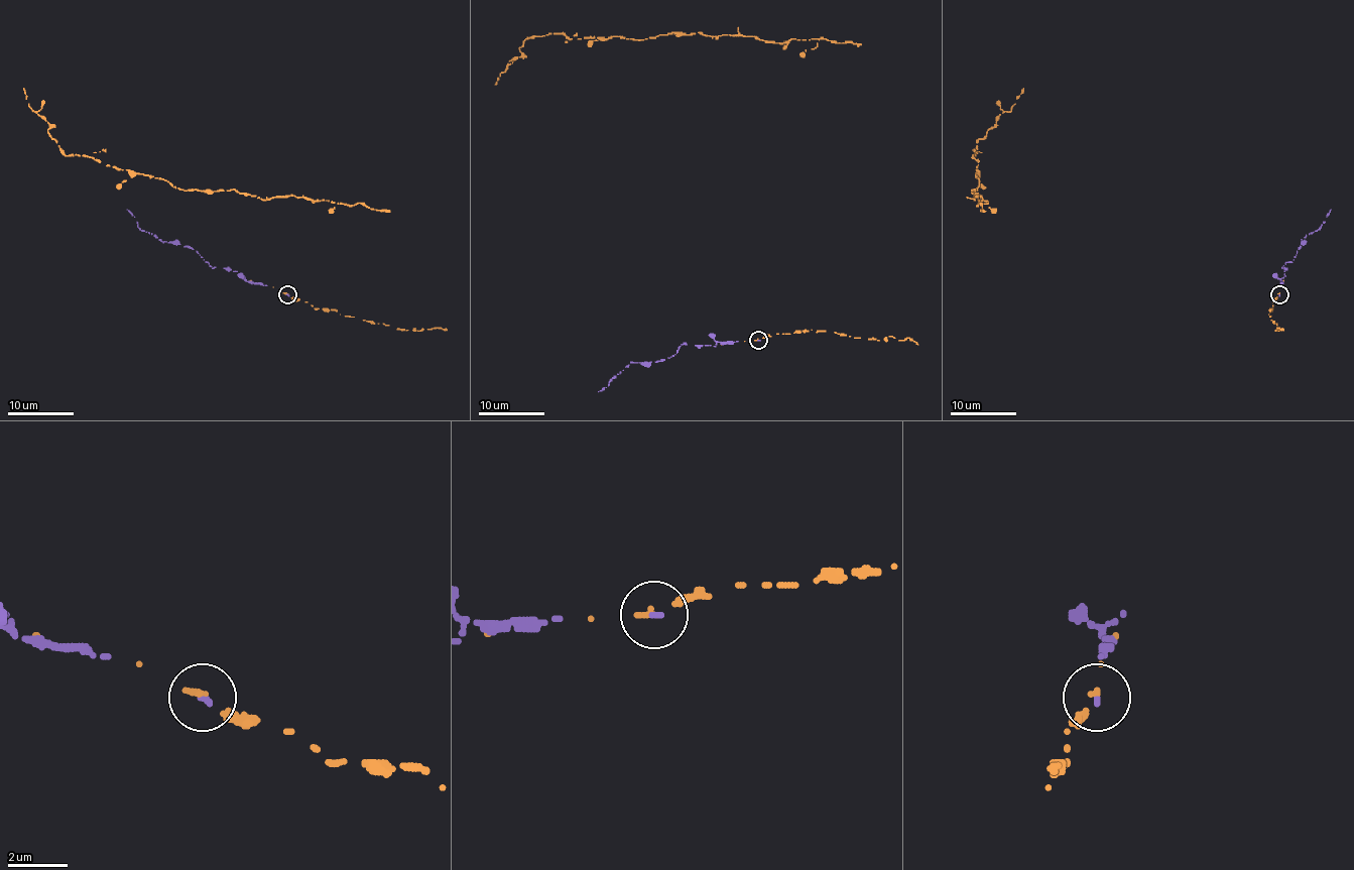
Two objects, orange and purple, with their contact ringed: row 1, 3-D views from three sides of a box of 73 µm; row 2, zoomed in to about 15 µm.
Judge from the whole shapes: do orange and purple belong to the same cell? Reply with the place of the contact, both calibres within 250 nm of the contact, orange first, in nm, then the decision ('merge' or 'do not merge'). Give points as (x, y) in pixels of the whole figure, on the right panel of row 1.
at (1279, 294); 180 nm thick on the orange side, 130 nm on the other; merge

